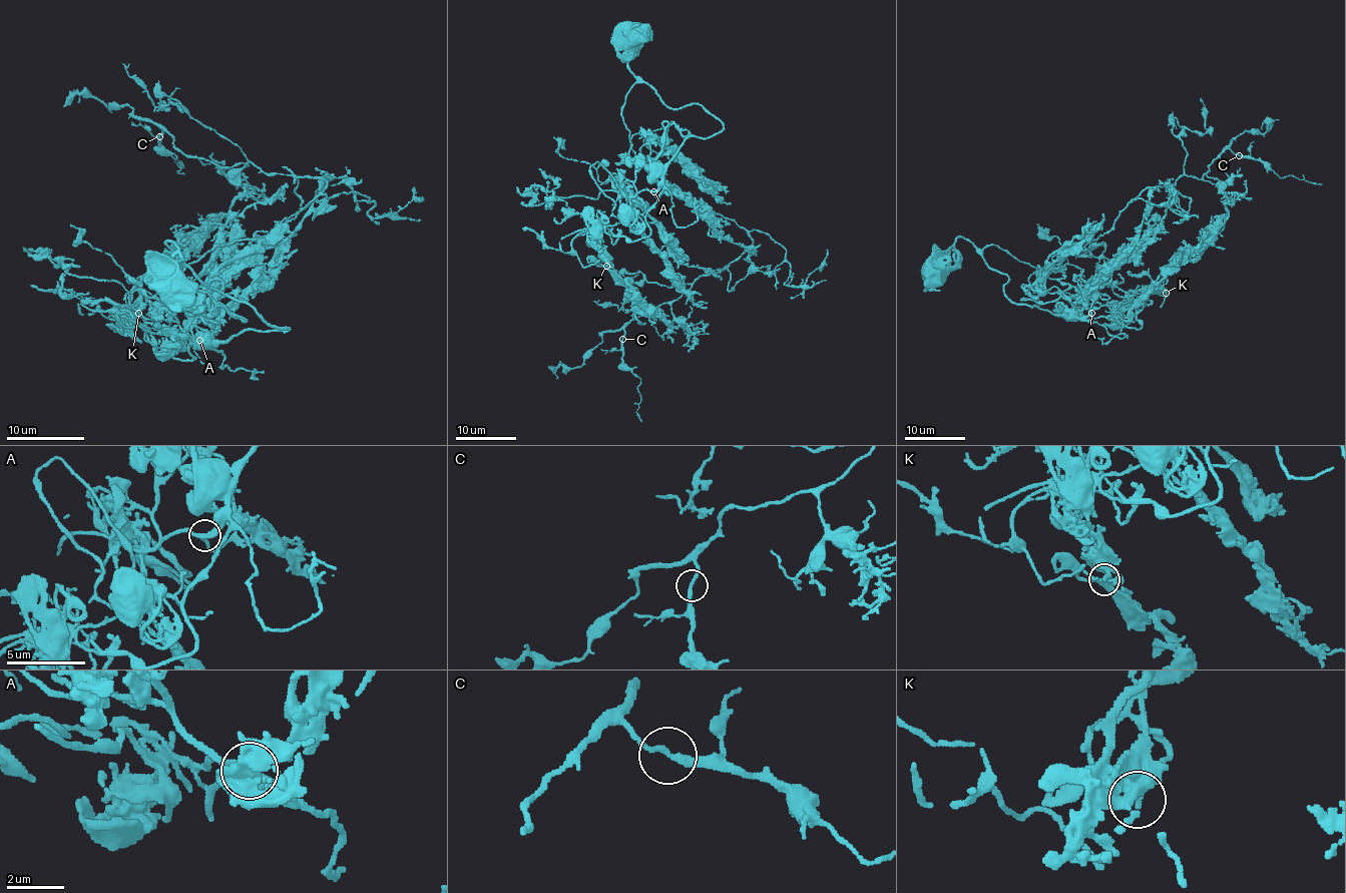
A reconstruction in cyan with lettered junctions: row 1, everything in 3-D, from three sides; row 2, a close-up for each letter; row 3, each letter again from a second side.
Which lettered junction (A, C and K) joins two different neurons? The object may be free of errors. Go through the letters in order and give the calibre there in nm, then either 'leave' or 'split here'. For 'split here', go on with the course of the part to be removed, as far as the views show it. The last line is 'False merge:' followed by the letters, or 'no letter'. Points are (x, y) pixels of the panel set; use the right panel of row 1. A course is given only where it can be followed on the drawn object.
A: calibre 200 nm; leave
C: calibre 220 nm; leave
K: calibre 200 nm; leave
False merge: no letter

